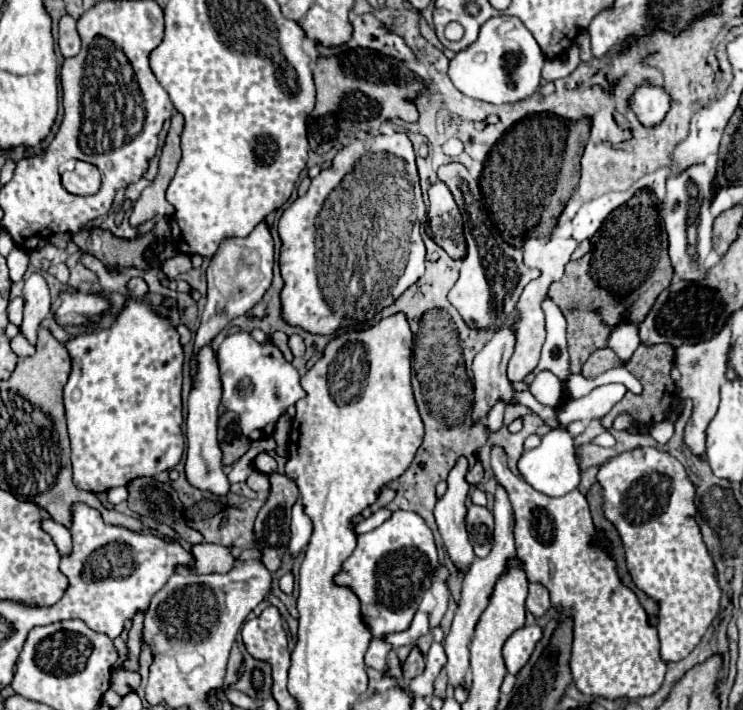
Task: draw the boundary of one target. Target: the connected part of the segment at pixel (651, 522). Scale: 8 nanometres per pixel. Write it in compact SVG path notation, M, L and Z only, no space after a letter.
M642 447L636 451L620 453L598 467L598 483L604 489L604 515L618 529L624 543L625 561L632 581L648 597L660 605L658 635L660 655L666 663L684 659L702 639L720 609L722 589L718 585L718 573L714 559L704 545L700 527L696 523L696 487L690 481L684 465L666 451L656 447Z

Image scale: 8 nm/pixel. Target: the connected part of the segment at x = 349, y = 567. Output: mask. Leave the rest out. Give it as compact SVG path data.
M394 511L386 523L358 537L358 545L342 565L342 573L336 575L336 583L352 587L362 603L362 615L372 629L372 641L366 653L368 667L376 671L386 667L386 655L392 647L382 637L384 633L408 629L424 591L432 585L436 567L438 551L434 535L424 525L424 519L412 511Z

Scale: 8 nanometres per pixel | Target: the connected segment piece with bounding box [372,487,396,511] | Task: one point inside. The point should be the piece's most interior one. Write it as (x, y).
(386, 495)

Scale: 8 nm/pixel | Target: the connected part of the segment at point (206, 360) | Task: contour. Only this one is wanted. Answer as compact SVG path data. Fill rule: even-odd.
M206 345L200 353L198 353L198 363L200 369L196 373L196 377L192 379L192 391L188 397L188 417L186 417L186 439L188 439L188 453L186 453L186 479L192 487L196 489L204 489L208 493L216 493L216 495L224 495L230 491L230 481L226 477L226 473L222 471L222 451L218 447L218 439L216 439L216 423L218 423L218 403L220 403L220 375L218 375L218 363L216 357L210 349L210 345Z

